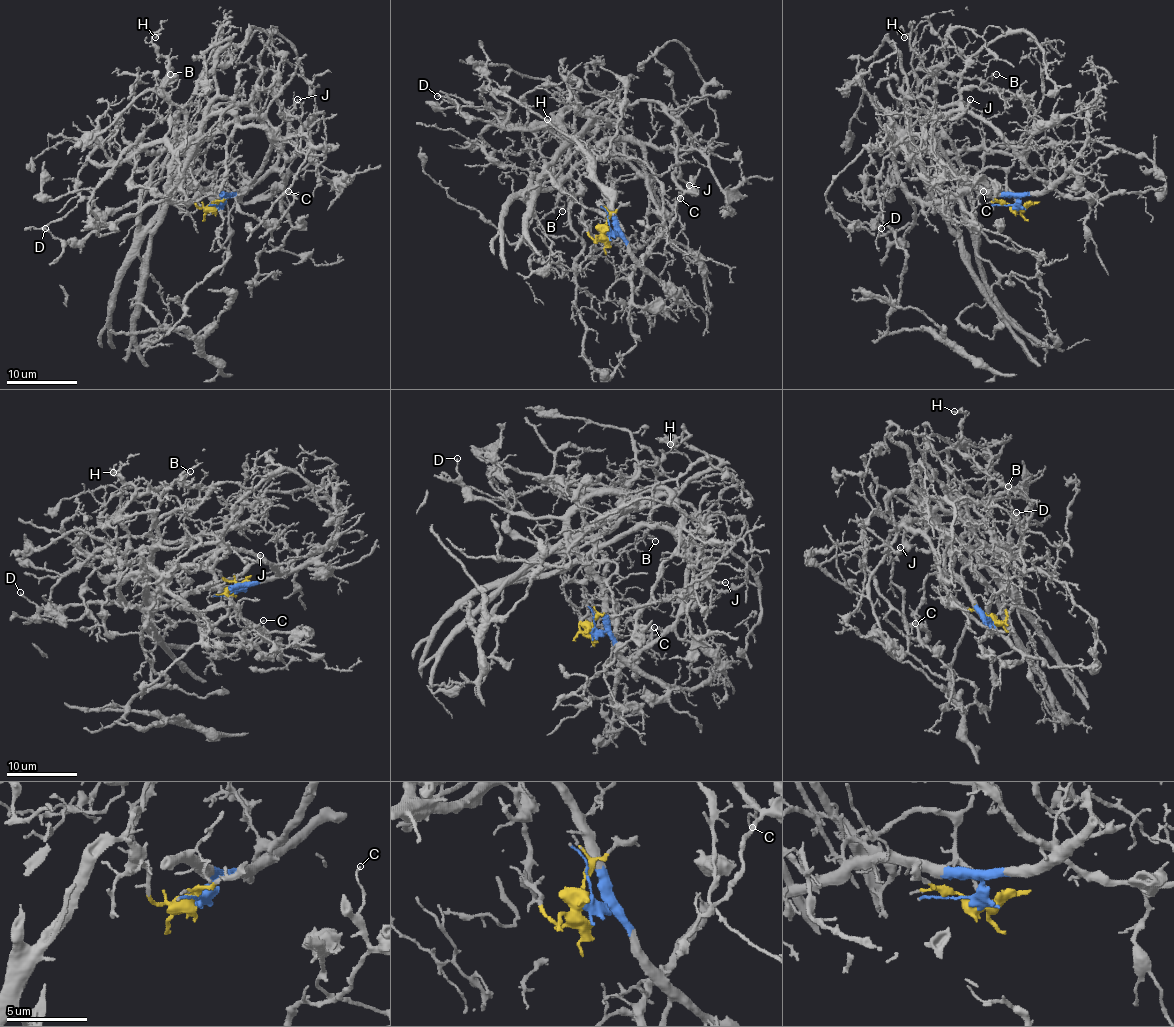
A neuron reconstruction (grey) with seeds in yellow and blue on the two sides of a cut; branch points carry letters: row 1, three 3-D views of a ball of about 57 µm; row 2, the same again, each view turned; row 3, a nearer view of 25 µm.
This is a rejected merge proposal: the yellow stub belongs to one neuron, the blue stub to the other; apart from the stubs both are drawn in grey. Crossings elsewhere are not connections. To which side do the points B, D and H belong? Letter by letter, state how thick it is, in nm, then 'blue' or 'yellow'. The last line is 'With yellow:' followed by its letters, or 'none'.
B: 110 nm thick; blue
D: 180 nm thick; blue
H: 140 nm thick; blue
With yellow: none

